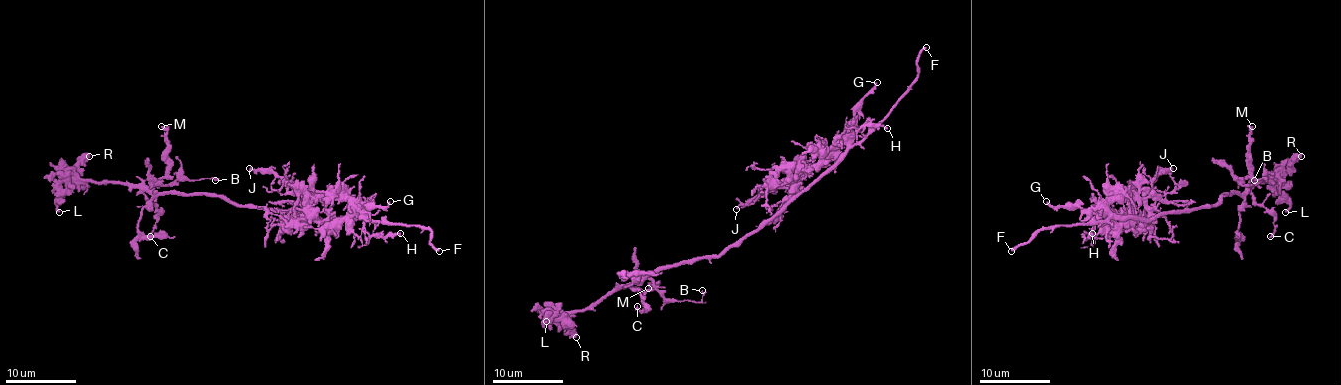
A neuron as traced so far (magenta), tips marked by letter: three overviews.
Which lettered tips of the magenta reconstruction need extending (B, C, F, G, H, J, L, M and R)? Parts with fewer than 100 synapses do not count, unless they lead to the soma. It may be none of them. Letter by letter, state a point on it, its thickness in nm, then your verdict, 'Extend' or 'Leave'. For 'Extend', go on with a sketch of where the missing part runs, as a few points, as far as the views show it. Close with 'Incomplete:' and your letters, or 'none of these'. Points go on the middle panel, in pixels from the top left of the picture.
B: Place: (702, 290). Thickness 170 nm. Leave
C: Place: (637, 306). Thickness 240 nm. Leave
F: Place: (926, 47). Thickness 240 nm. Extend
G: Place: (877, 82). Thickness 240 nm. Leave
H: Place: (887, 128). Thickness 220 nm. Leave
J: Place: (736, 209). Thickness 140 nm. Leave
L: Place: (546, 321). Thickness 190 nm. Leave
M: Place: (648, 288). Thickness 180 nm. Leave
R: Place: (576, 337). Thickness 600 nm. Leave
Incomplete: F

